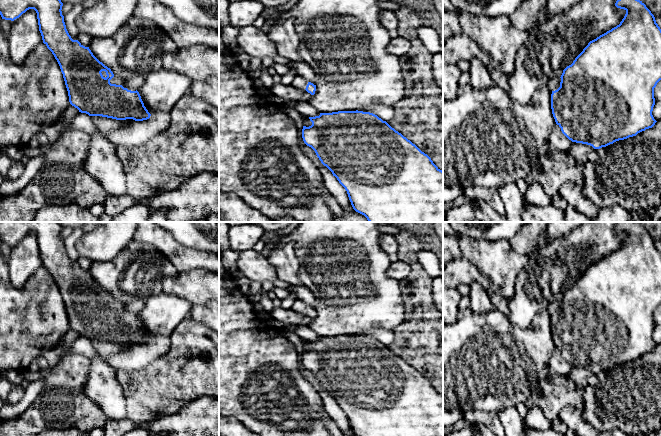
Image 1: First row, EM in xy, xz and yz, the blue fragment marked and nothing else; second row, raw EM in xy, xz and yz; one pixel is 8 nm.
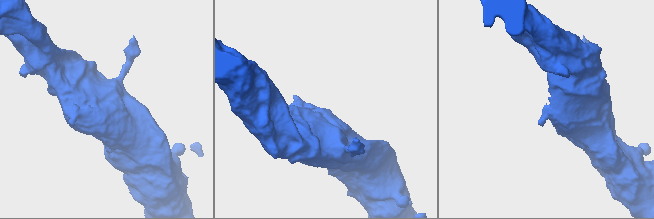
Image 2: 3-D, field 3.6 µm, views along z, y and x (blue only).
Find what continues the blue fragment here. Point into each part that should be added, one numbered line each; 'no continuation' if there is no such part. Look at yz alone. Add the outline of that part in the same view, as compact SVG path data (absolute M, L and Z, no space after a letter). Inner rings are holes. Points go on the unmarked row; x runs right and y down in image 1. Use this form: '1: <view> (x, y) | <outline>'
no continuation

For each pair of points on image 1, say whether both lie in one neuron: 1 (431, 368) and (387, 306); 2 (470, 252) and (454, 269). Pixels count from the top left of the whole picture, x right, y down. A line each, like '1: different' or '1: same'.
1: different
2: different

